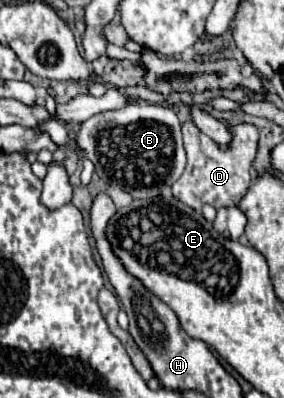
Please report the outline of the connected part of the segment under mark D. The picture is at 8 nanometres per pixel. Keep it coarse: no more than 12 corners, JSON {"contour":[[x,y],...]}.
{"contour":[[183,124],[187,168],[173,196],[193,210],[237,206],[251,186],[259,130],[229,126],[217,146]]}

